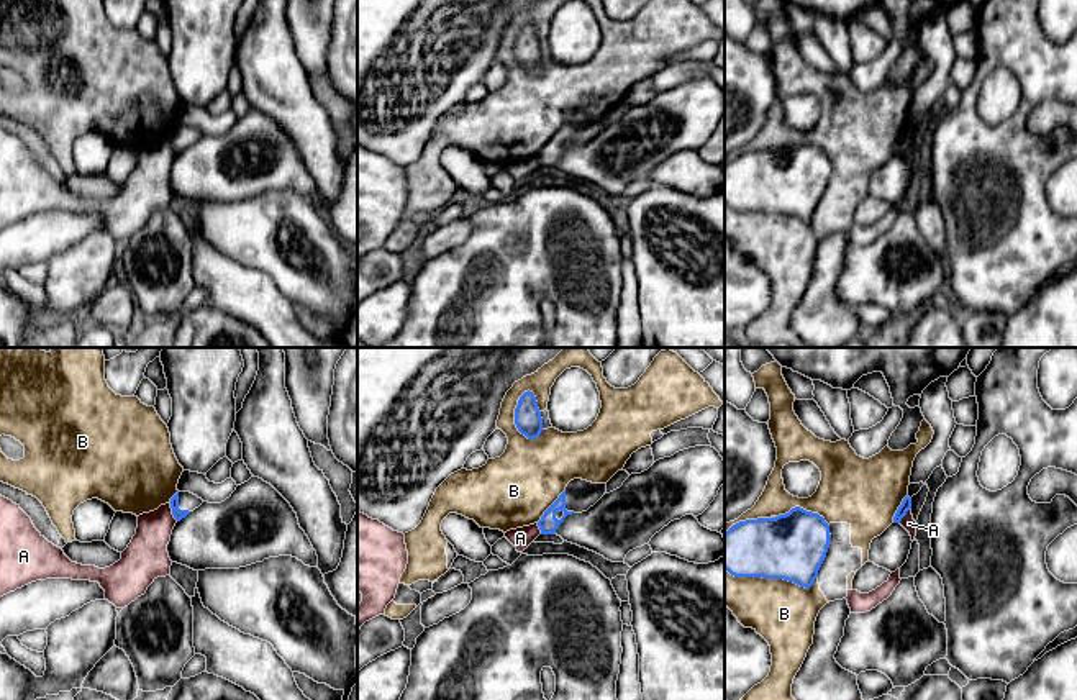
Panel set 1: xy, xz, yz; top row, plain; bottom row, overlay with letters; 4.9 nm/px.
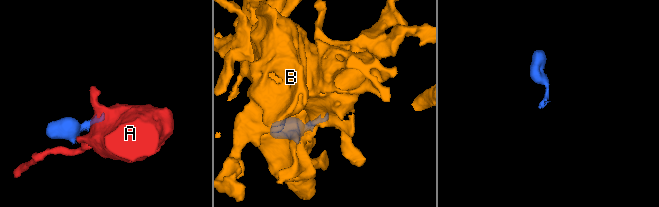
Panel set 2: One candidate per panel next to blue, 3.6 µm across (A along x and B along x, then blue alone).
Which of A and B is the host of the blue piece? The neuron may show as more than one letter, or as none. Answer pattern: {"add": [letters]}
{"add": []}

